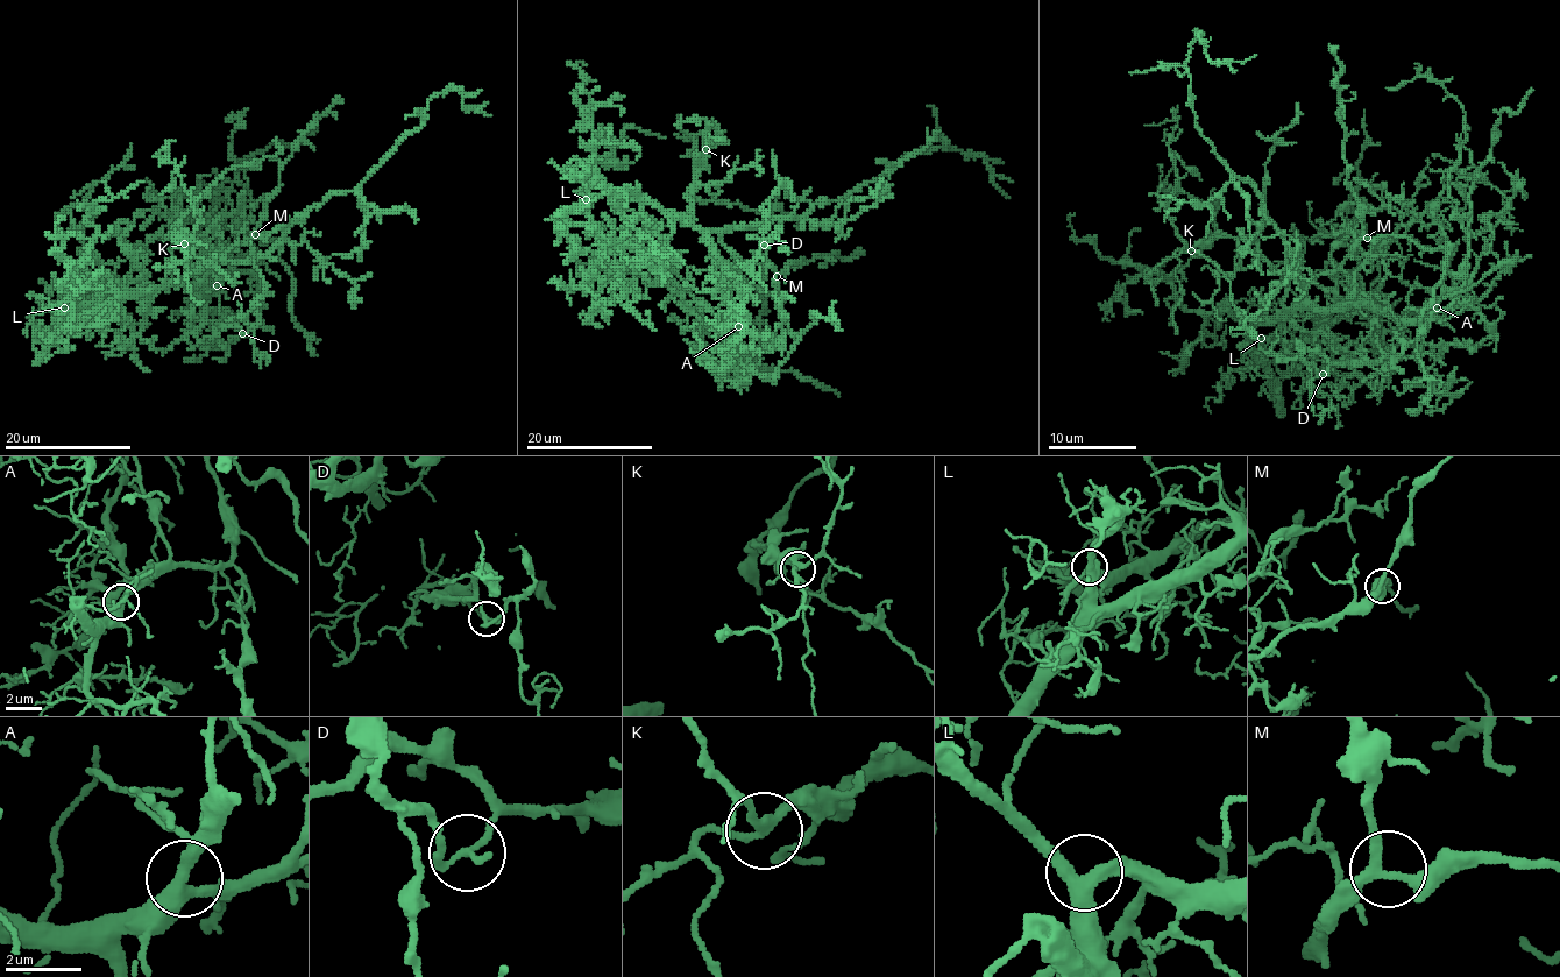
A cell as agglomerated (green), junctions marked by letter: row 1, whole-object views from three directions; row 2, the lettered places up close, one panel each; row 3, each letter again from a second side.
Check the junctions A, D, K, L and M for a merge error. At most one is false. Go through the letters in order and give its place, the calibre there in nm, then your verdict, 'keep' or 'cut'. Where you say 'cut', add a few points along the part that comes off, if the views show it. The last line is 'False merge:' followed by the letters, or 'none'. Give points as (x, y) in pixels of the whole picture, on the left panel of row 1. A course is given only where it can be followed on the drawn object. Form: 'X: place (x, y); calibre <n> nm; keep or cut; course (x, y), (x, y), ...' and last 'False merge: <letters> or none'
A: place (217, 285); calibre 360 nm; keep
D: place (242, 333); calibre 200 nm; cut; course (242, 332), (260, 319), (255, 308), (177, 283), (176, 266), (184, 260), (185, 250)
K: place (184, 243); calibre 220 nm; keep
L: place (64, 308); calibre 420 nm; keep
M: place (255, 234); calibre 240 nm; keep
False merge: D

